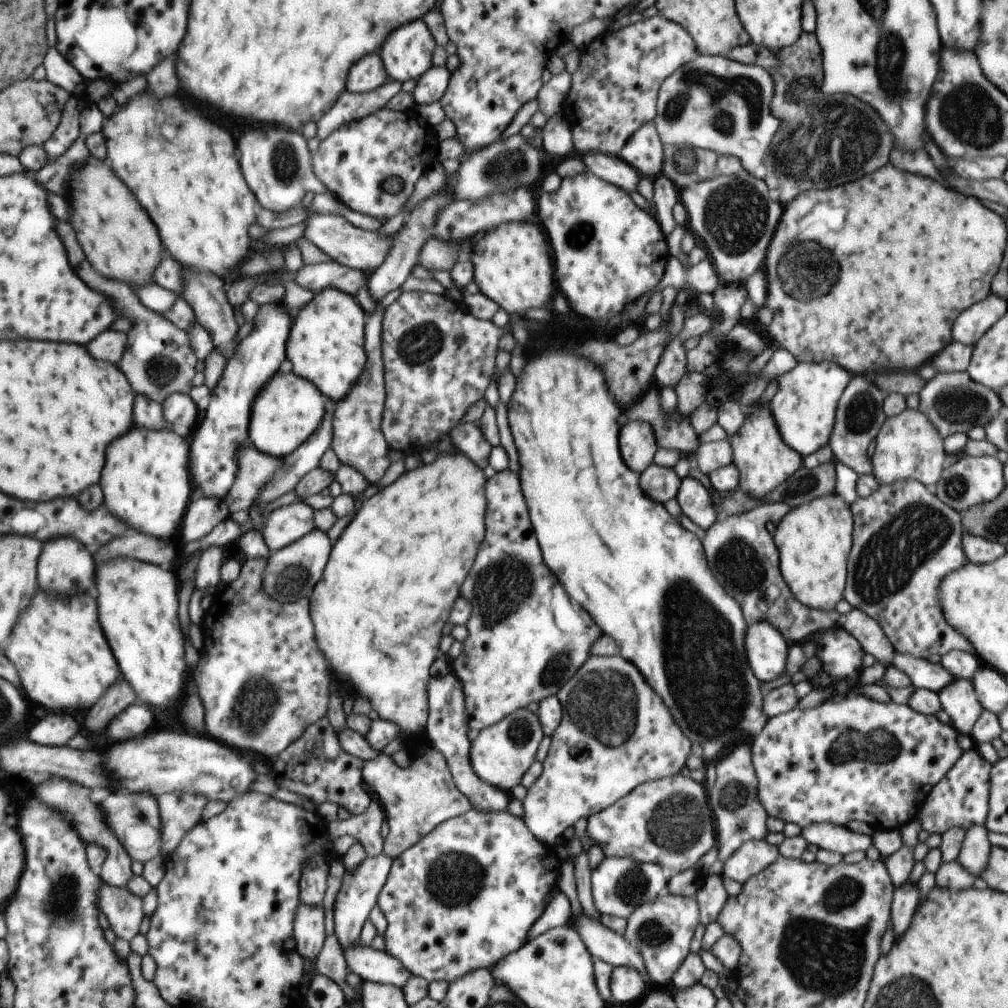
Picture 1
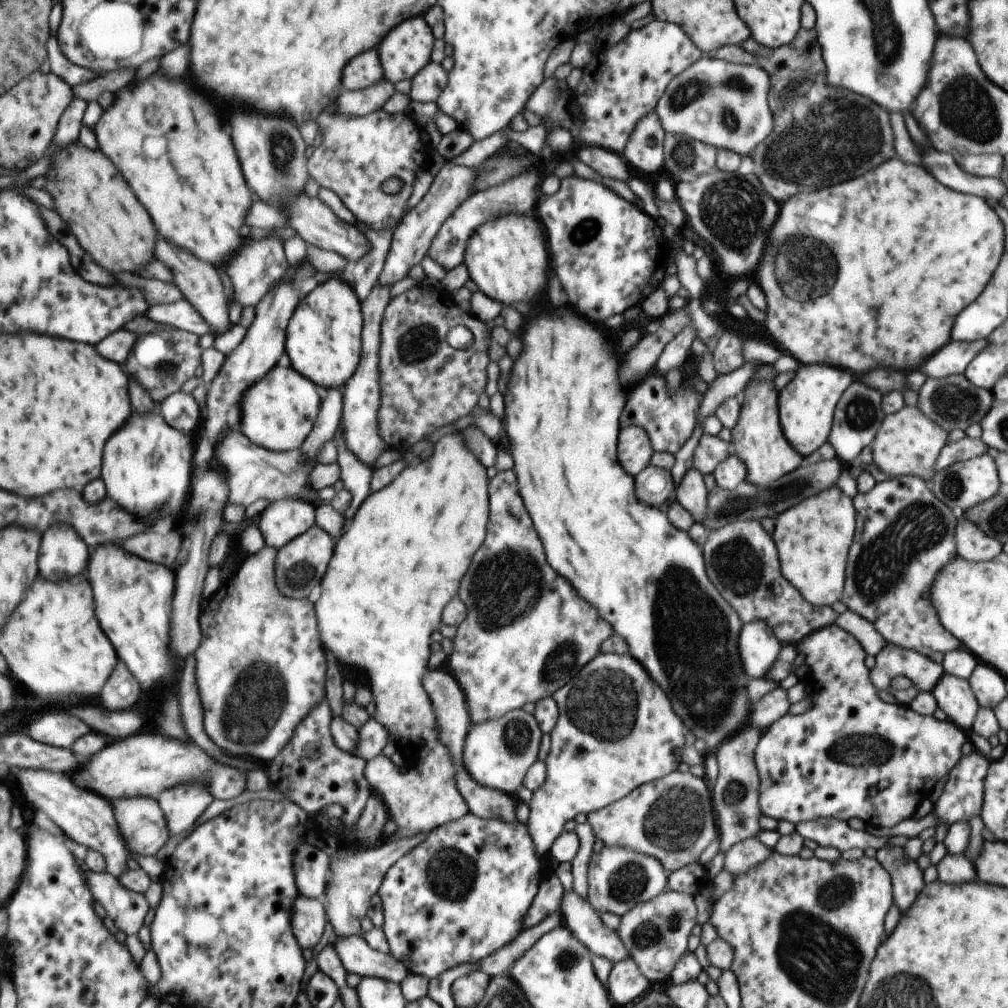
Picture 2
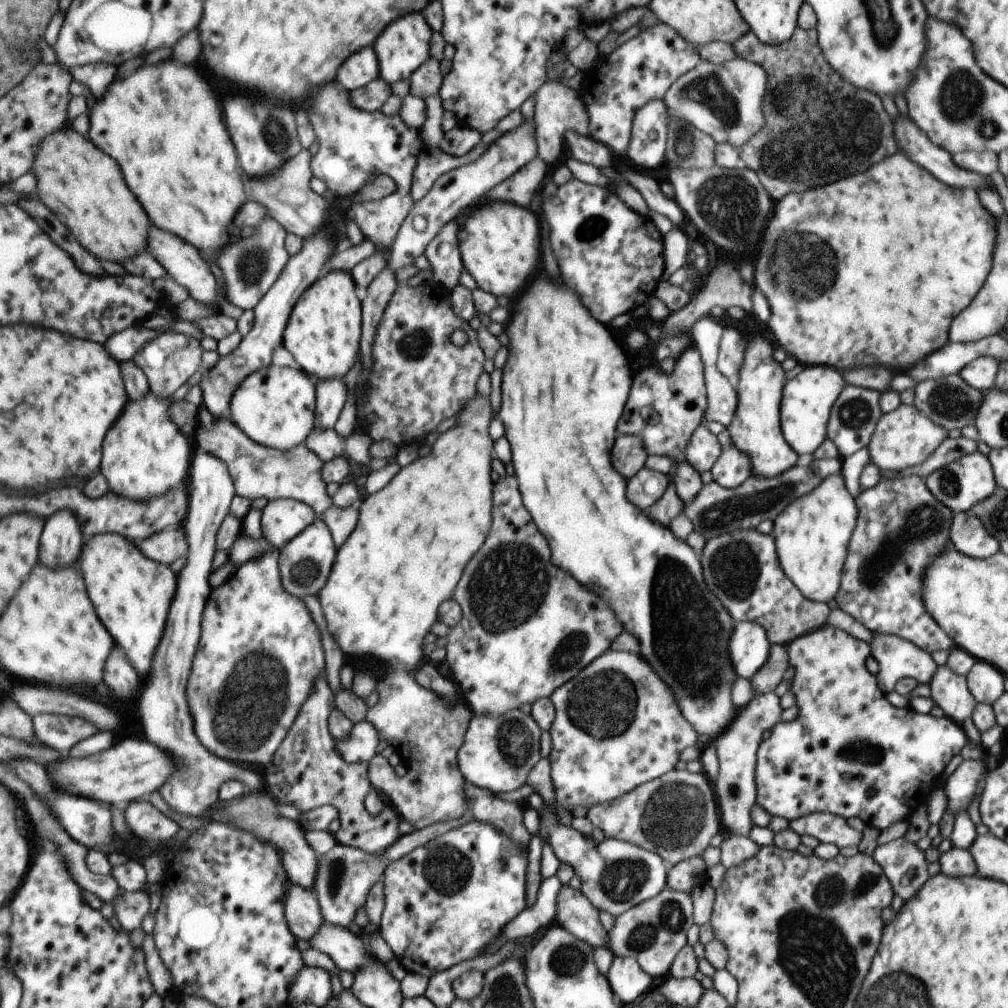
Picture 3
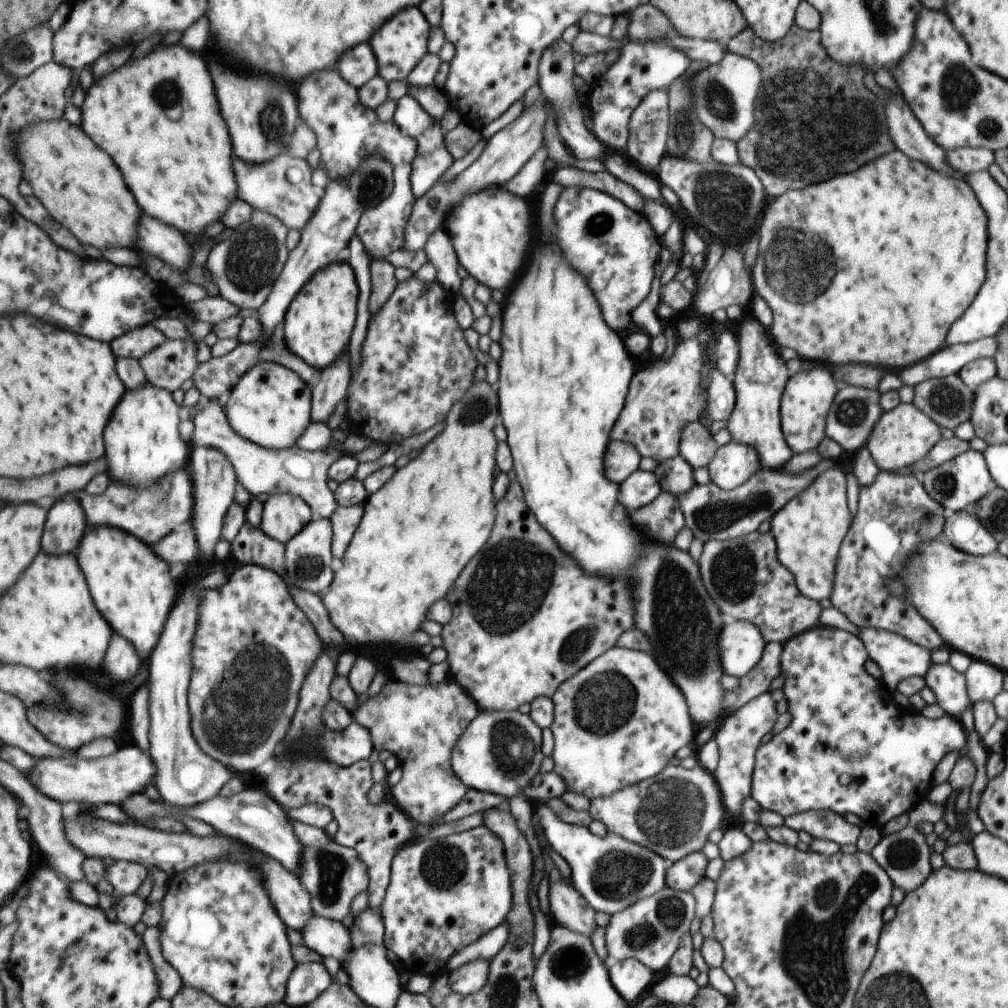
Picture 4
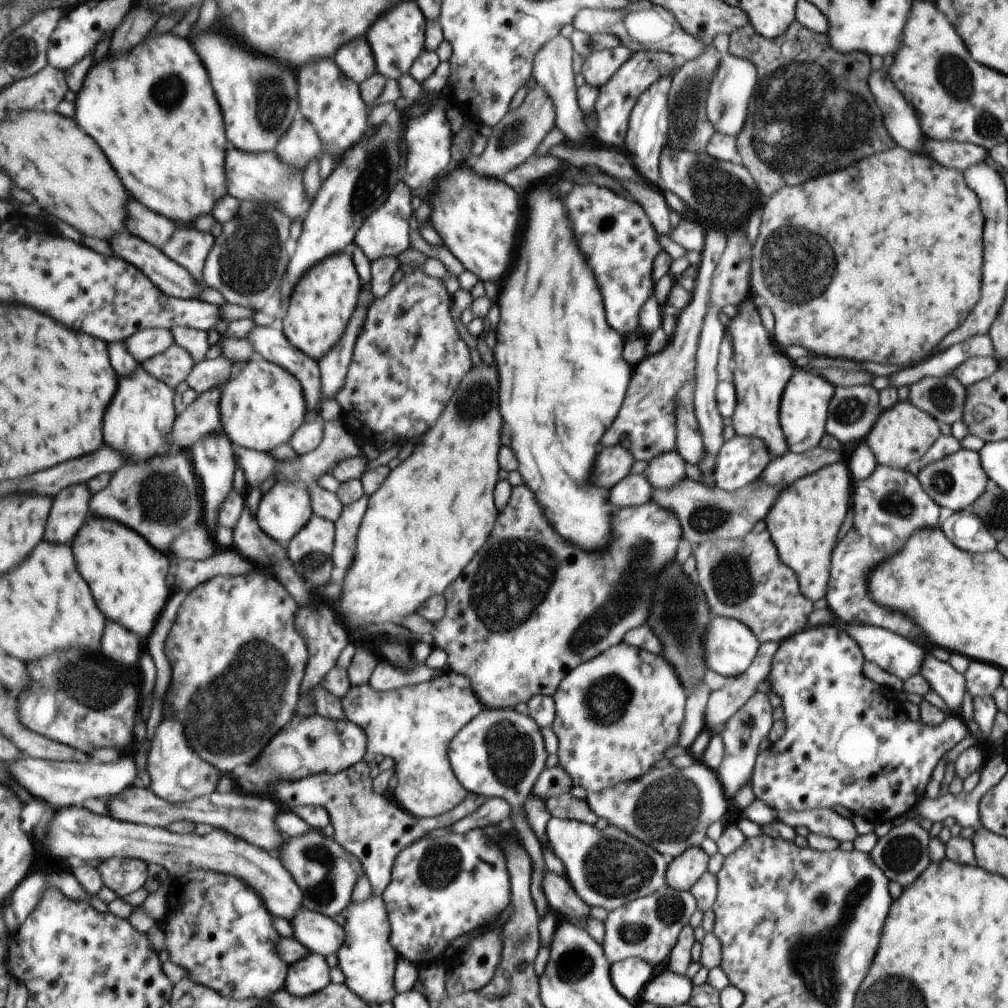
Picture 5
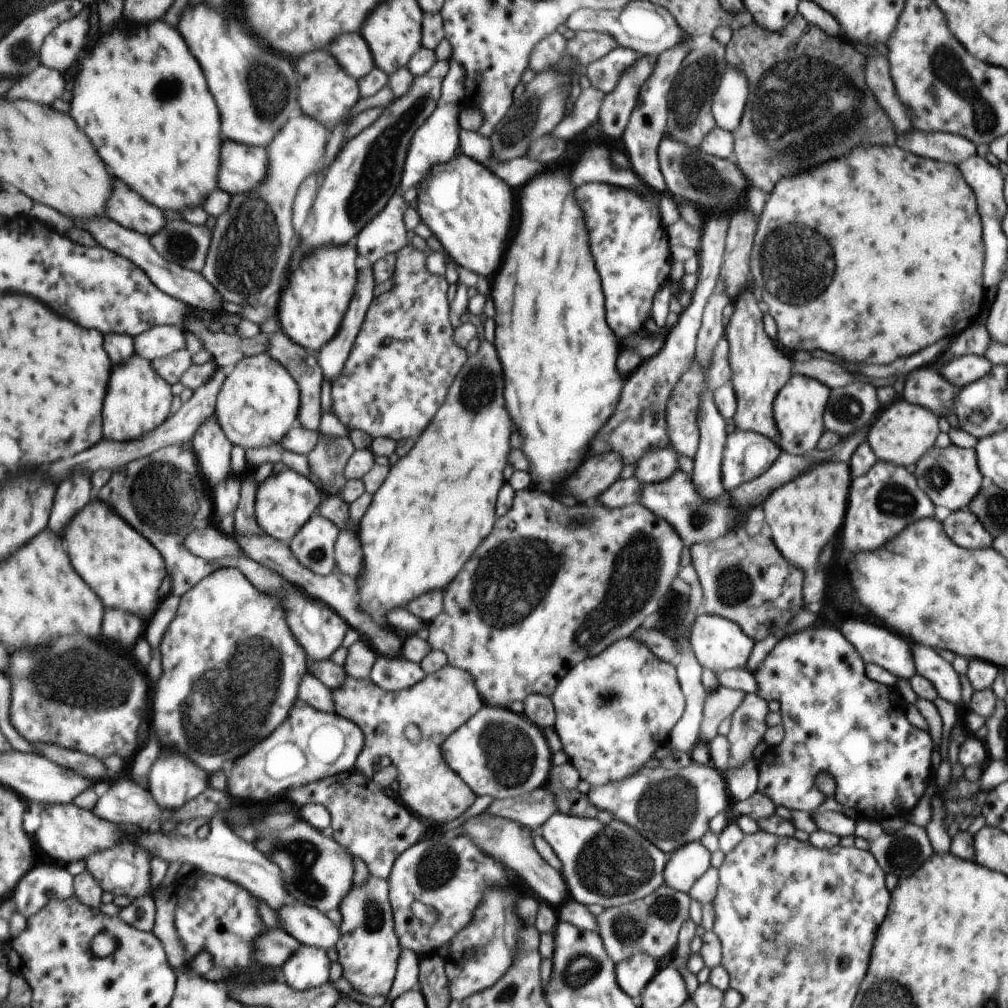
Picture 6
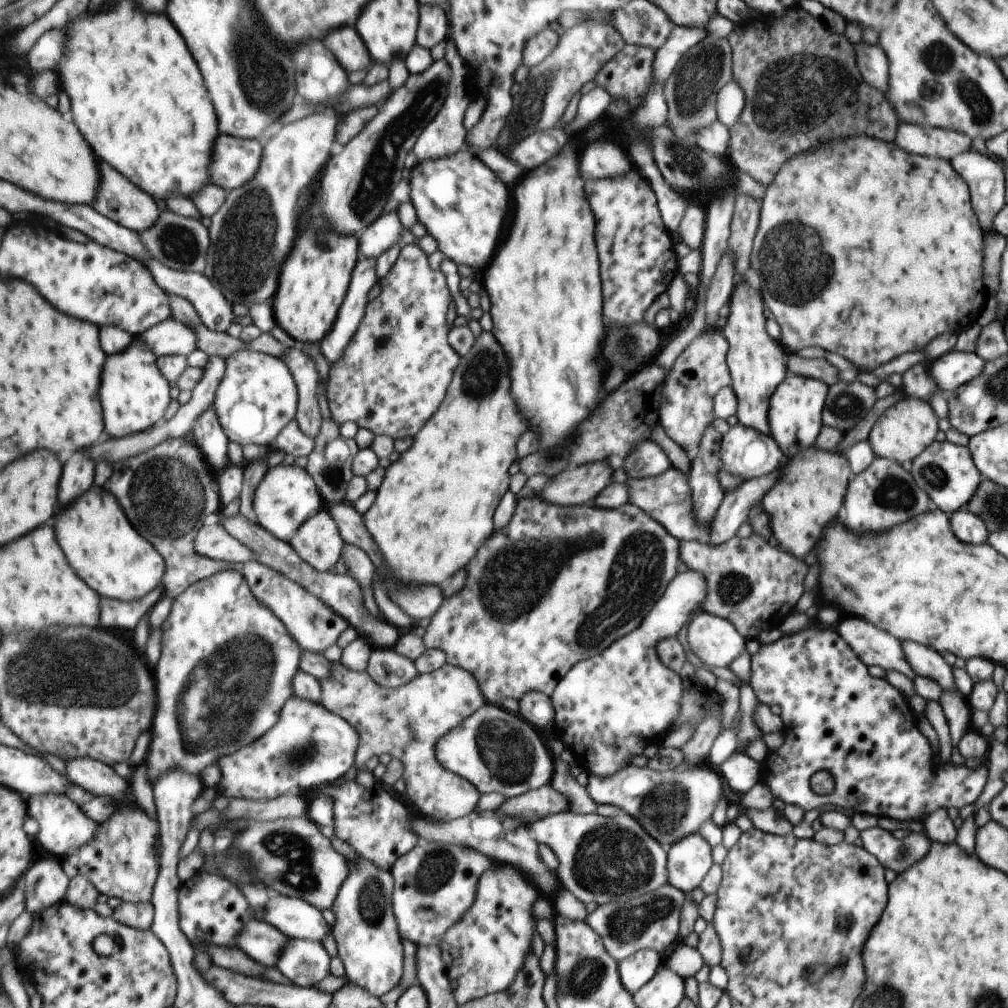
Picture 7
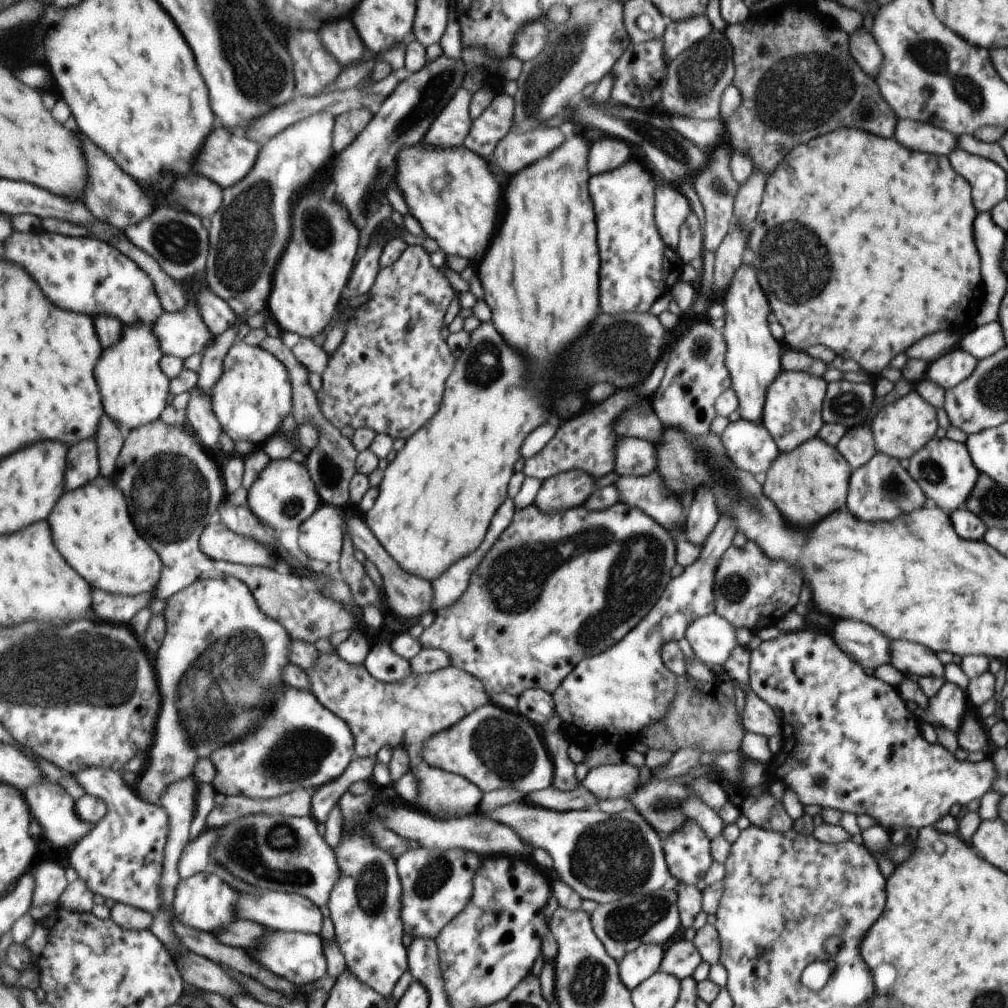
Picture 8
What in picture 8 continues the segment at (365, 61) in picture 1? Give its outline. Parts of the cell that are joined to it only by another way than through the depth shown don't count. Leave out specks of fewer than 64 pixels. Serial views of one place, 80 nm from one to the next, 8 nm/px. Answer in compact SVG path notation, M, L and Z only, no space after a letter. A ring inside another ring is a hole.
M347 18L341 20L333 20L327 26L321 28L321 40L325 44L325 48L343 64L350 67L351 64L357 62L364 46L357 31L353 28L353 22Z

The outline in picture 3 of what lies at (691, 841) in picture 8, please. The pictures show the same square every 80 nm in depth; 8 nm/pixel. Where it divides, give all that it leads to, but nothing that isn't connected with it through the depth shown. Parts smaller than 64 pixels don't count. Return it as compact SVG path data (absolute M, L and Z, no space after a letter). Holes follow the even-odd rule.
M701 856L691 857L670 867L668 872L669 889L690 892L694 886L699 886L707 880L705 864Z

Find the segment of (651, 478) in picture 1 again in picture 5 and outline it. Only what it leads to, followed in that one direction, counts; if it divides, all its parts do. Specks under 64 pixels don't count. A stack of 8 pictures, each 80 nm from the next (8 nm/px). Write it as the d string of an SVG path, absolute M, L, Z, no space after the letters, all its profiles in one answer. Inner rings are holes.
M628 474L621 482L617 482L617 486L609 490L613 490L613 498L609 498L609 502L613 502L613 506L617 508L625 508L625 506L645 504L653 488L643 474Z

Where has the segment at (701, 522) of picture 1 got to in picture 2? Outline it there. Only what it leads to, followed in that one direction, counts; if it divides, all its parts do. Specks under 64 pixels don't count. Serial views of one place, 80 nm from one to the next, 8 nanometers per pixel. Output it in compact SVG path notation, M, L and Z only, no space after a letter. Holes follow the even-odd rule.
M690 467L677 484L676 502L692 516L694 522L702 519L702 510L706 505L706 490L702 474Z

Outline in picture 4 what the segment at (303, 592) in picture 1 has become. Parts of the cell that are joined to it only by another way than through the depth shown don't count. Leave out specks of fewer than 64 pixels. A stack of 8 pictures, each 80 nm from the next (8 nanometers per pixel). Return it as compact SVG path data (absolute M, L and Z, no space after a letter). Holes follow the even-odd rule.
M315 516L296 537L286 544L286 565L290 581L299 588L322 596L334 581L333 568L334 528L331 519Z

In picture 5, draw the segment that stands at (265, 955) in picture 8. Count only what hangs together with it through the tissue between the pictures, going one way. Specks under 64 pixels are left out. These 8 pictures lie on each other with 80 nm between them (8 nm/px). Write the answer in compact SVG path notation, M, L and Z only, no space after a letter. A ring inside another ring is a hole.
M310 951L301 962L291 965L287 989L299 998L319 993L332 981L331 972L325 956Z

